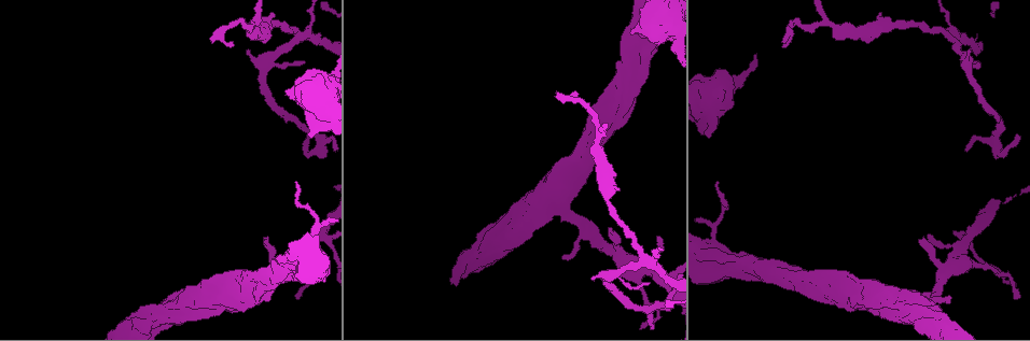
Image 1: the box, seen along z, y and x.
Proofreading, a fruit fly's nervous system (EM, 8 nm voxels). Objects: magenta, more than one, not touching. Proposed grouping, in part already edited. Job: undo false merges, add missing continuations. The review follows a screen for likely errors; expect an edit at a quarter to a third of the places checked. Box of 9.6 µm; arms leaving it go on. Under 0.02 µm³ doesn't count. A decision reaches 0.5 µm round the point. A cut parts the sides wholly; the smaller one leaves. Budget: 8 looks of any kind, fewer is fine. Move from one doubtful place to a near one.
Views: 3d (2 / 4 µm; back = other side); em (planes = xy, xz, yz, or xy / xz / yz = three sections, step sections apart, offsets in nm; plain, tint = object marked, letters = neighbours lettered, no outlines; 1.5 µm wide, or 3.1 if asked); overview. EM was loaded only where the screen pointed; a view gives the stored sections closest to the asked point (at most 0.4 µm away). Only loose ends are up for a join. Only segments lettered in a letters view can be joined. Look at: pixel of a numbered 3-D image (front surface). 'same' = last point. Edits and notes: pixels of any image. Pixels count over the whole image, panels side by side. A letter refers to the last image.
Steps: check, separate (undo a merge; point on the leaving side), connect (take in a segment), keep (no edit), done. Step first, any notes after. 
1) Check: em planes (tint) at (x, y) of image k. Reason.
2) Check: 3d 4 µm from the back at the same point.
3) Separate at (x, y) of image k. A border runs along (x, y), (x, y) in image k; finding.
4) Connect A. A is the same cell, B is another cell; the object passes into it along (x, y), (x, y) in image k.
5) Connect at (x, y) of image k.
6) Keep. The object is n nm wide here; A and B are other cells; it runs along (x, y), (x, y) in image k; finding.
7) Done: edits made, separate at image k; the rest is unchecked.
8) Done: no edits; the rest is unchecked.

Check: 3d 2 µm at (751, 269) of image 1.

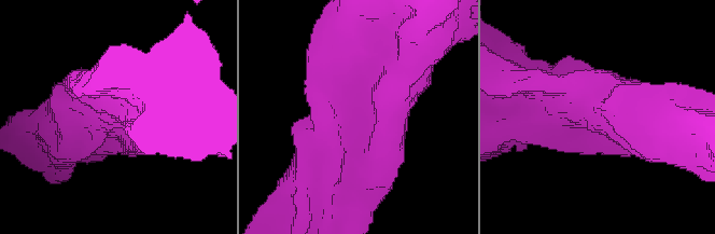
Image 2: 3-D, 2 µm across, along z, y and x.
Check: em planes (tint) at (380, 121) of image 2.

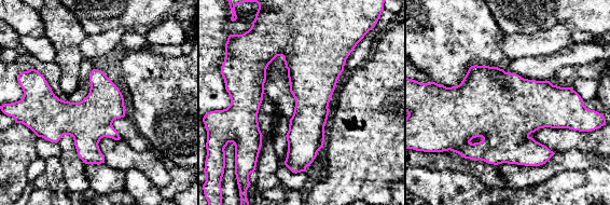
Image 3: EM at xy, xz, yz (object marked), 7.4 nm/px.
Check: em planes (letters) at the same point. What lies round it.

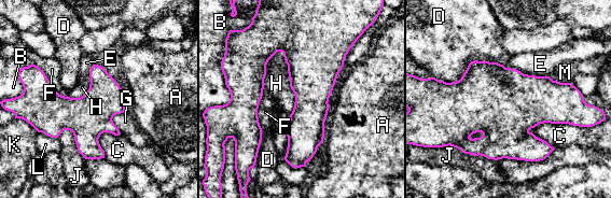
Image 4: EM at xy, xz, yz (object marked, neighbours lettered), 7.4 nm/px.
Keep. A, B, C, D, E, F, G, H, J, K, L and M are other cells; a border runs along (277, 51), (294, 95), (290, 114) in image 4; one cell here.

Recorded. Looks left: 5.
Check: 3d 4 µm at (710, 137) of image 1.

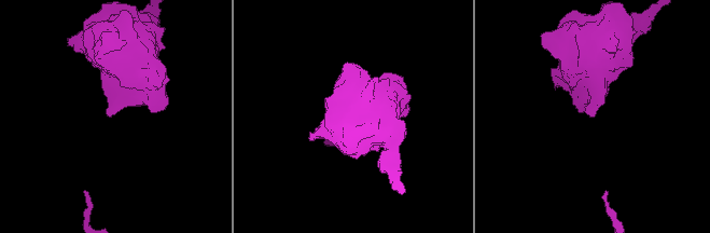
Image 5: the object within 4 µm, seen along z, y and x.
Check: em xz step 4 (tint) at (593, 116) of image 5.

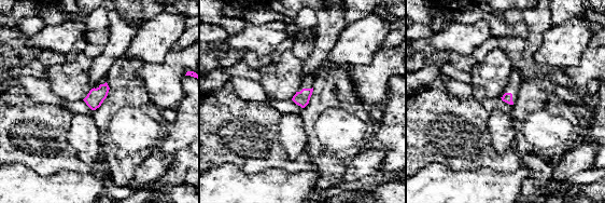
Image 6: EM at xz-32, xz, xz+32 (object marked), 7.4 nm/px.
Check: em planes (letters) at the same point. Cut it another way.

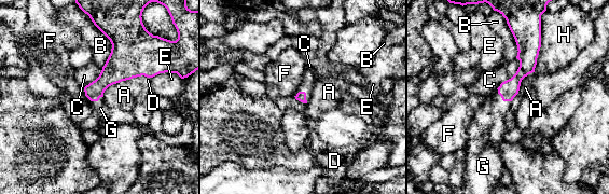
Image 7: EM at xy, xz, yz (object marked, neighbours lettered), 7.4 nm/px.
Connect G. G is the same cell, A, B, C, D, E, F and H are other cells; the object passes into it along (301, 96), (304, 92), (308, 79) in image 7; it goes on there.

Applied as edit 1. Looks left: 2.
Done: edits made, connect at image 7; the rest is unchecked.

